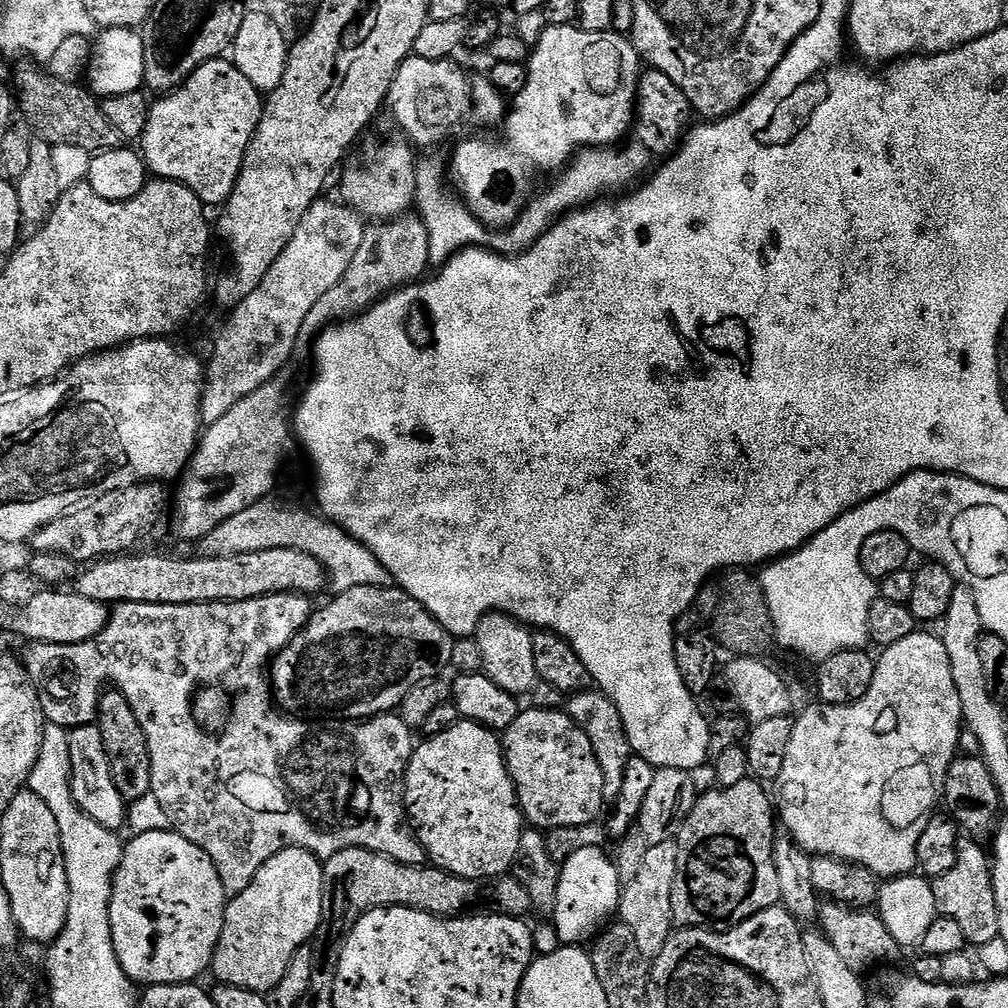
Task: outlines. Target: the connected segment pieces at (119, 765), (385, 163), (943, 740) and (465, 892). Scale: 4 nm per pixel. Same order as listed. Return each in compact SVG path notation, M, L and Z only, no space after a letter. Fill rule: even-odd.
M108 690L104 697L98 700L98 727L104 743L104 750L108 755L108 762L114 786L118 786L118 794L126 802L142 798L152 790L150 778L150 754L146 734L130 706L130 702L115 690Z
M407 143L404 144L386 145L380 152L380 161L369 172L344 172L341 174L341 197L339 196L339 199L352 211L360 213L365 221L387 222L395 220L397 216L405 215L413 207L416 199L416 165L418 160L417 157L412 157L411 150L413 151L413 149Z
M917 630L906 638L902 638L902 642L891 644L879 654L881 656L876 660L876 673L870 682L870 690L866 690L861 700L842 705L816 702L813 703L813 708L808 708L800 717L798 715L795 717L790 734L790 746L786 746L786 762L782 762L780 777L774 782L774 796L778 801L779 823L783 827L784 824L788 827L785 828L787 835L796 841L796 847L800 851L811 854L813 857L831 856L834 860L864 868L877 878L883 878L883 876L888 876L884 878L904 878L907 877L907 872L917 871L916 855L918 838L922 838L921 825L929 815L927 812L938 804L938 797L944 786L944 775L947 774L948 767L958 755L956 747L960 744L960 732L962 733L960 699L950 674L946 646L939 635L931 636L928 632Z
M368 848L342 850L327 857L322 864L322 896L327 911L336 915L338 923L351 926L357 916L375 908L392 908L395 904L445 918L459 917L465 910L471 909L468 907L475 902L481 888L477 881L452 876L435 866L424 867L423 863L403 864Z

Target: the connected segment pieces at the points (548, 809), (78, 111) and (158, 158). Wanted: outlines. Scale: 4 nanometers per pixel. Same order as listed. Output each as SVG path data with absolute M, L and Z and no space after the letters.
M528 706L528 709L517 711L514 722L510 722L510 726L503 729L502 747L504 749L504 762L508 765L508 774L512 777L512 784L516 788L516 798L518 807L527 823L532 824L536 828L544 828L543 830L555 830L557 828L567 828L569 830L581 830L587 824L592 824L600 816L600 811L604 808L604 768L600 765L600 760L596 757L597 749L590 742L590 738L581 728L568 717L567 711L542 709L535 706Z
M32 62L20 65L21 68L16 72L17 89L15 88L18 93L18 112L25 116L21 117L39 139L41 136L48 146L82 146L82 150L89 154L121 147L122 137L106 122L100 109L101 101L95 100L92 97L95 95L87 87L76 82L57 82L47 71L41 70Z
M217 58L194 70L176 91L161 95L157 100L160 101L157 104L155 101L148 109L148 121L138 141L143 163L144 160L148 163L153 177L185 184L201 204L223 205L234 190L240 167L244 165L244 155L260 121L261 93L237 70L231 59Z

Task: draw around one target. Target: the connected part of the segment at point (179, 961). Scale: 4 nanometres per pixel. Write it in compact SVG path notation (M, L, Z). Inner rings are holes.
M175 830L132 836L112 880L110 930L118 962L137 986L190 984L200 976L200 932L219 934L226 893L209 856Z

